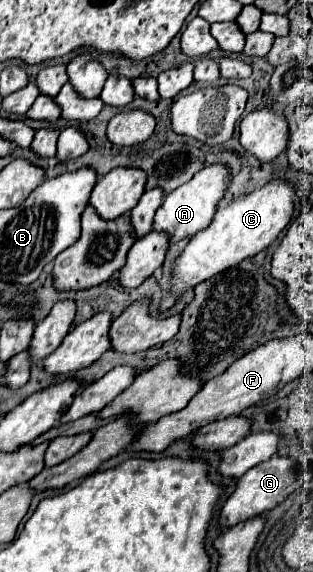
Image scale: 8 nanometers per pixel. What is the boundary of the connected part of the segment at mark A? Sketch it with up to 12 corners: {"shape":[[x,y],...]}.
{"shape":[[204,163],[164,197],[152,229],[172,243],[206,229],[232,183]]}

